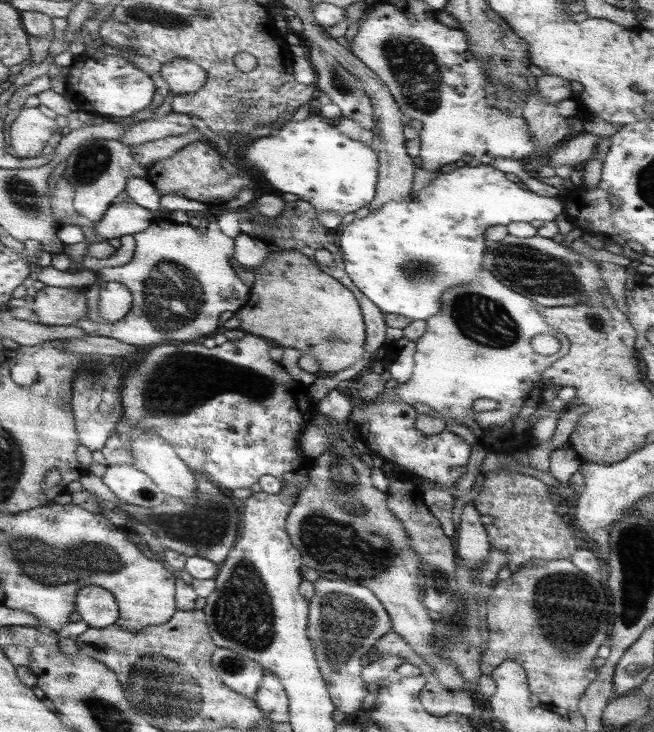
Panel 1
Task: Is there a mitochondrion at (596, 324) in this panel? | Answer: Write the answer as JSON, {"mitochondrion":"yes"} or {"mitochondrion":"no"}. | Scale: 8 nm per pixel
{"mitochondrion":"yes"}

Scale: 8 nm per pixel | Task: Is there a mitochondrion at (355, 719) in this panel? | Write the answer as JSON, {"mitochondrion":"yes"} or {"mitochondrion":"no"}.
{"mitochondrion":"no"}

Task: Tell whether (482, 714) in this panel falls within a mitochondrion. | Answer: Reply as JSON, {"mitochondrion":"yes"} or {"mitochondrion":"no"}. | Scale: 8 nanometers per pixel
{"mitochondrion":"no"}

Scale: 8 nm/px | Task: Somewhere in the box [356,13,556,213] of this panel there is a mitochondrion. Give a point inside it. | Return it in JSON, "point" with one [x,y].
{"point":[414,66]}

